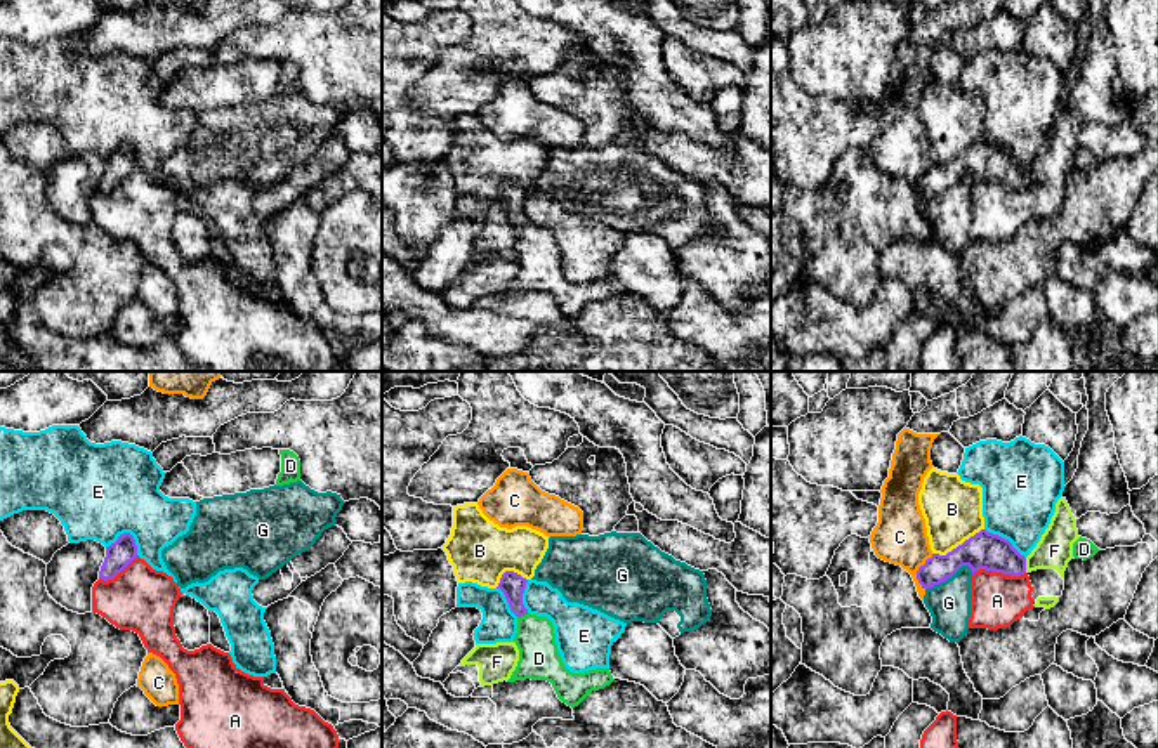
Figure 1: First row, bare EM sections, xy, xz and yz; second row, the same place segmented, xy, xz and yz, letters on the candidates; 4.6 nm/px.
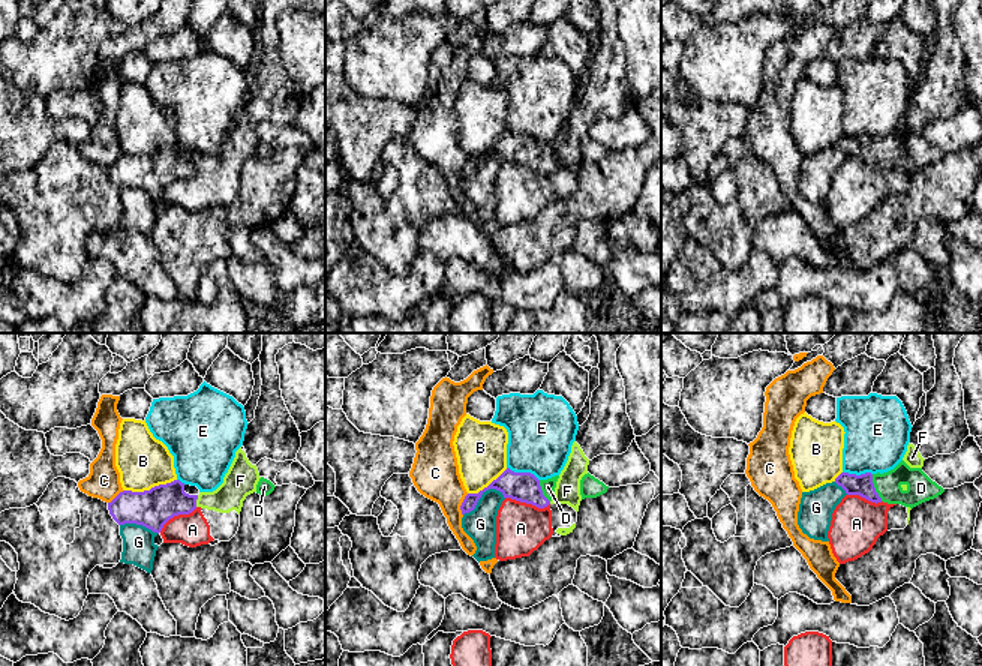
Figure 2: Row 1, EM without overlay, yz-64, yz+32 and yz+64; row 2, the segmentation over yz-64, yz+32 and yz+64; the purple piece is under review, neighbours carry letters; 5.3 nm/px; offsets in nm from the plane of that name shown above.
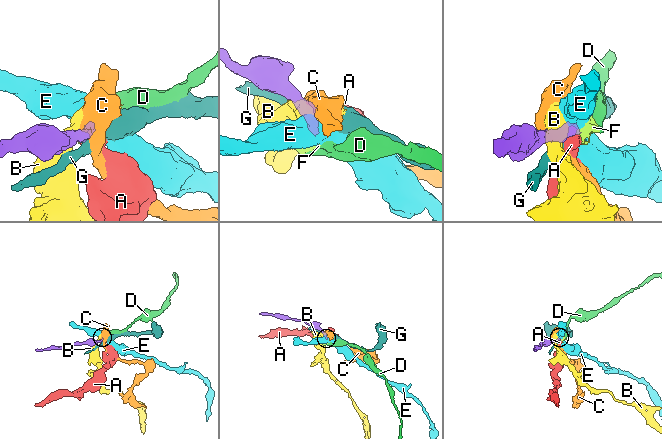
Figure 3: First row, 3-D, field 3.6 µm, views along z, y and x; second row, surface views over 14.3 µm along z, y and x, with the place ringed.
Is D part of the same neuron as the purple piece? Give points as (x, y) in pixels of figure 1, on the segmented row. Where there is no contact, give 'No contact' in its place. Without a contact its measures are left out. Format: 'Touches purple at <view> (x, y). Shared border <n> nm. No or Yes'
Touches purple at xz (523, 615). Shared border 60 nm. Yes

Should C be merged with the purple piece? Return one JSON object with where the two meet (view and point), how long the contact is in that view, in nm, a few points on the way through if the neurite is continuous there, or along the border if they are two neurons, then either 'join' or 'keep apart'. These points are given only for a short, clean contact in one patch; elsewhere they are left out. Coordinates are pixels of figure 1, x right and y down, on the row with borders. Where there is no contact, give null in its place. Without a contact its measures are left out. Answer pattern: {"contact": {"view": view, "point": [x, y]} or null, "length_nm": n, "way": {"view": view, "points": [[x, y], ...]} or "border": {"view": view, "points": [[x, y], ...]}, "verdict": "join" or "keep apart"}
{"contact": {"view": "yz", "point": [917, 571]}, "length_nm": 180, "border": {"view": "yz", "points": [[933, 554], [917, 571], [917, 582], [922, 589]]}, "verdict": "keep apart"}

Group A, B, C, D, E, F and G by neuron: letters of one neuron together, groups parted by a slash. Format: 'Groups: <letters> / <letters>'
Groups: A F / B / C / D / E / G

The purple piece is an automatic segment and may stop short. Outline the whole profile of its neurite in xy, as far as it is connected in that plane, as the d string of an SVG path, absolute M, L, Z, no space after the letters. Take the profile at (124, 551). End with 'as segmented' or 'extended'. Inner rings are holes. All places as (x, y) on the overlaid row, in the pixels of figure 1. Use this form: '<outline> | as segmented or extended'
M130 533L118 536L115 543L106 547L106 557L99 571L99 578L108 581L122 573L137 557L137 545Z | as segmented

